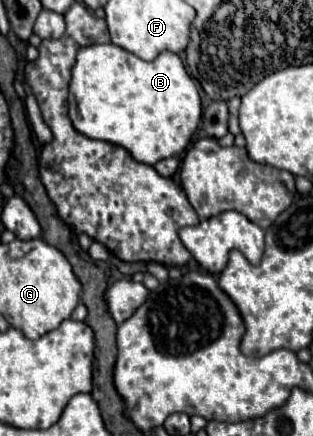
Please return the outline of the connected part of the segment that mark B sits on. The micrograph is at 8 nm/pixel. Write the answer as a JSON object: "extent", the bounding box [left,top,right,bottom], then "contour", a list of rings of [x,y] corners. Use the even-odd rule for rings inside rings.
{"extent":[69,43,201,165],"contour":[[[113,43],[83,47],[71,69],[69,89],[77,103],[73,127],[89,139],[109,141],[127,149],[135,161],[145,165],[155,165],[161,159],[183,153],[201,121],[201,97],[195,81],[189,77],[179,55],[171,51],[159,53],[153,61],[143,61]]]}

